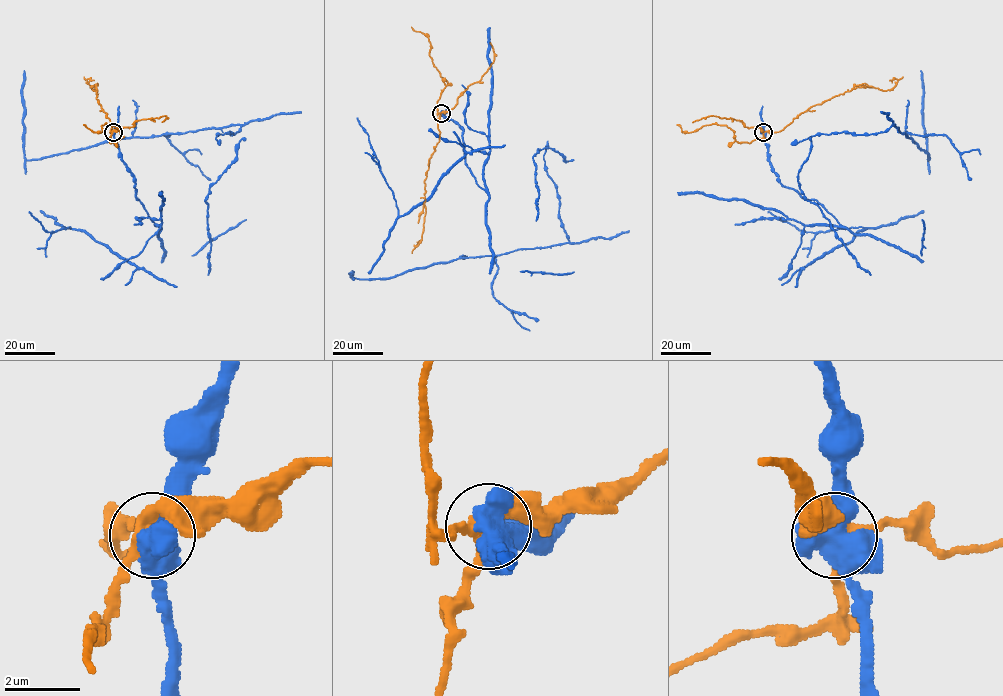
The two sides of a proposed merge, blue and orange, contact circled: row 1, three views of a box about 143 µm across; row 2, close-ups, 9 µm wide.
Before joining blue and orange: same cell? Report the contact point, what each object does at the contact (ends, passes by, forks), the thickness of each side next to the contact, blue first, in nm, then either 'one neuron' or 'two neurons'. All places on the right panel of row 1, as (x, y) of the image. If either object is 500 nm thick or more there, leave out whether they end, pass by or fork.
(763, 132) | 700/320 nm | two neurons

